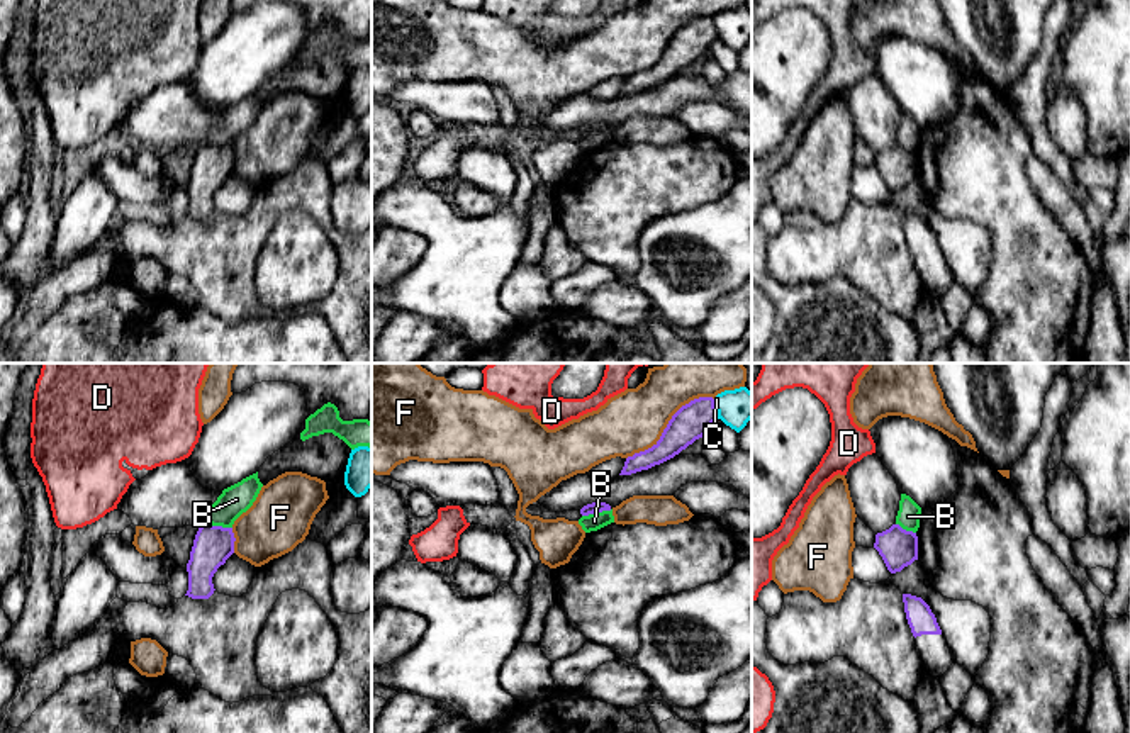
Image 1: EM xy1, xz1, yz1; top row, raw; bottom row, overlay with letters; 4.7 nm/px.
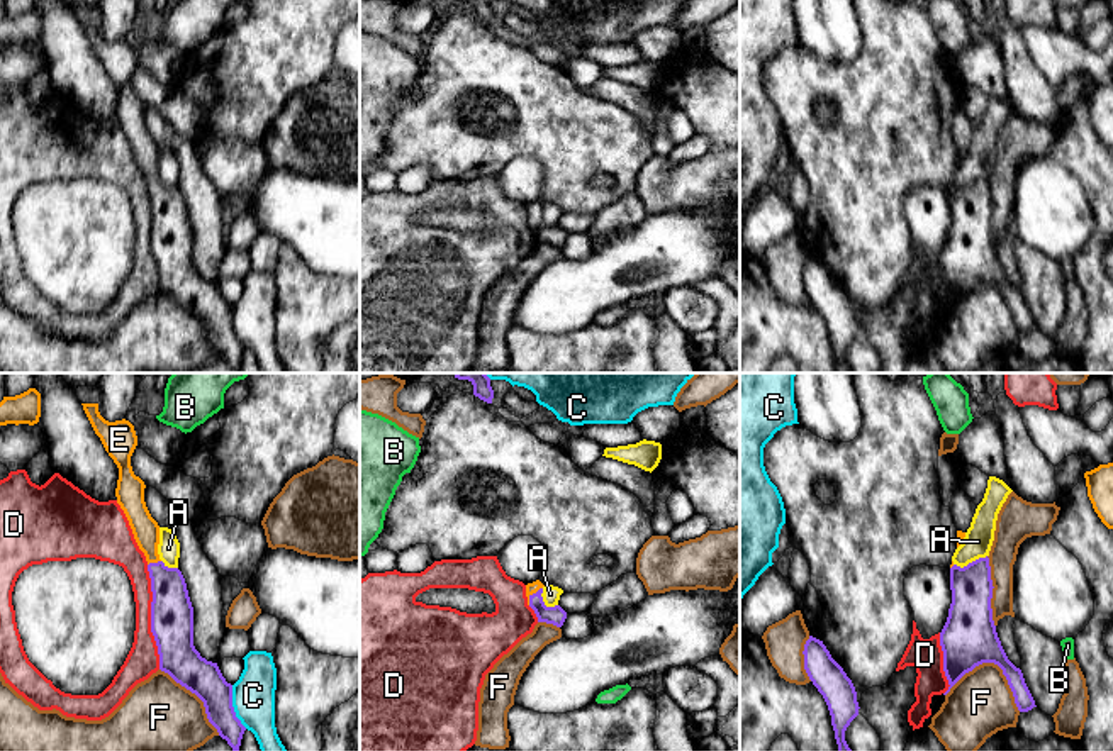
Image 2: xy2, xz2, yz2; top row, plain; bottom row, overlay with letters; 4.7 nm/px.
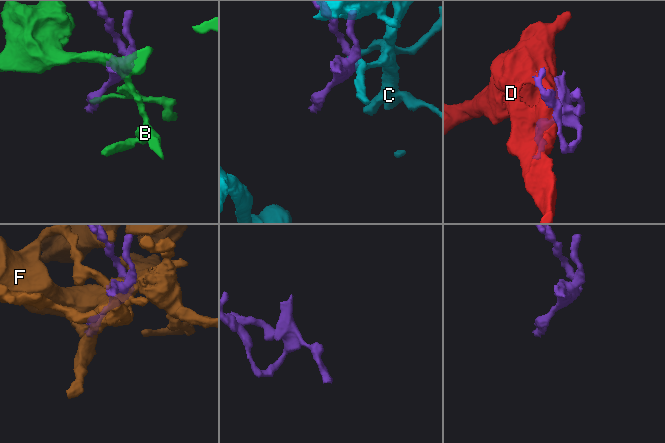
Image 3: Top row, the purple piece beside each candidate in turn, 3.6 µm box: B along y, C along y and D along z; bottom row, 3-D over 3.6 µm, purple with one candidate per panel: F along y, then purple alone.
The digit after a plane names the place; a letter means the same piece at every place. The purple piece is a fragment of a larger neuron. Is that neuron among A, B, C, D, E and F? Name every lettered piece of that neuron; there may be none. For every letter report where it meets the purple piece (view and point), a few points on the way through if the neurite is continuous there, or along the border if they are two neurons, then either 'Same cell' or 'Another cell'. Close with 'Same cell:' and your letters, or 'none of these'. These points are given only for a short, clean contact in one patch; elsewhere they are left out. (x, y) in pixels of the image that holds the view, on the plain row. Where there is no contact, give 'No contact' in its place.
A: Touches purple at yz2 (969, 183). Another cell
B: Touches purple at xz1 (596, 131). Boundary: xz1 (611, 129), (582, 136). Another cell
C: Touches purple at xy2 (233, 328). Another cell
D: Touches purple at xy2 (151, 238). Another cell
E: Touches purple at xz2 (531, 216). Path across: xz2 (555, 236), (550, 236), (531, 216), (533, 207). Same cell
F: Touches purple at yz2 (993, 282). Another cell
Same cell: E

